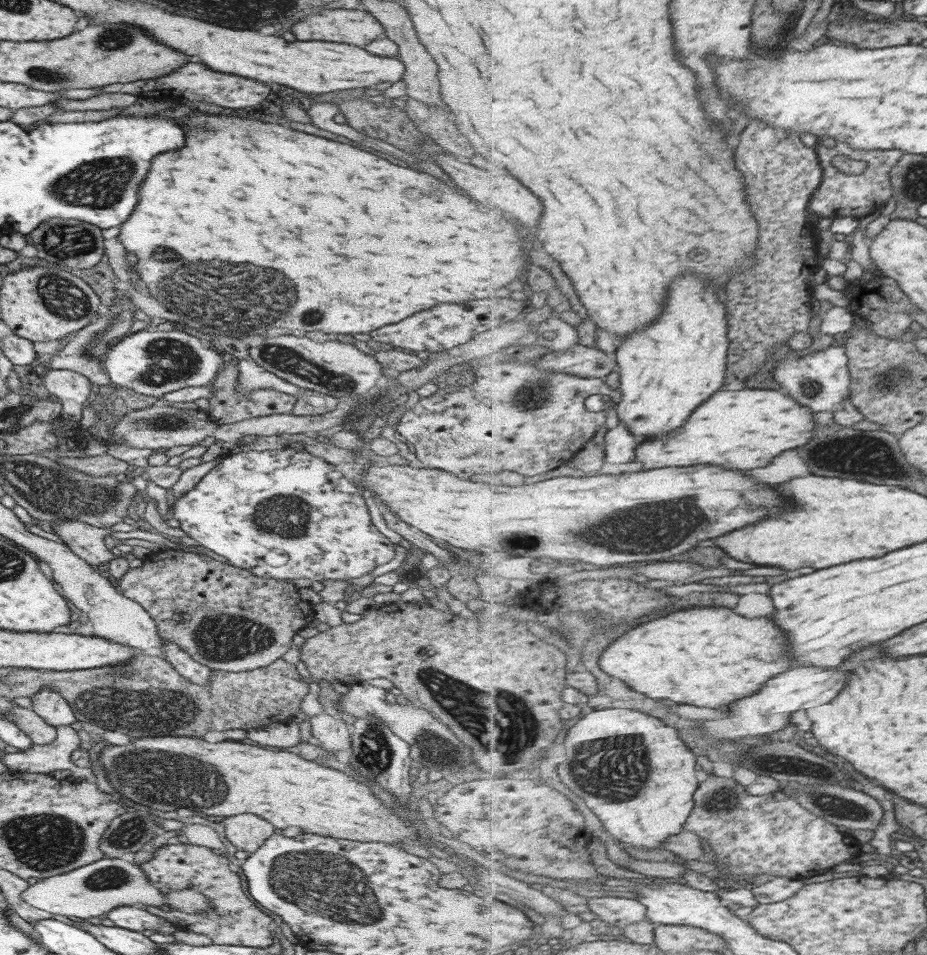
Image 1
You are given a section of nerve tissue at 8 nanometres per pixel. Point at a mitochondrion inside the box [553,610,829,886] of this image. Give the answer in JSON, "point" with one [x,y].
{"point":[613,785]}

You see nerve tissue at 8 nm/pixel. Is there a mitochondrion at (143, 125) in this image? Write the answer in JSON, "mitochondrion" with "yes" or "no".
{"mitochondrion":"no"}

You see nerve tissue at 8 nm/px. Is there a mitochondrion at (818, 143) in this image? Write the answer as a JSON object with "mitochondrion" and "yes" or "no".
{"mitochondrion":"no"}

